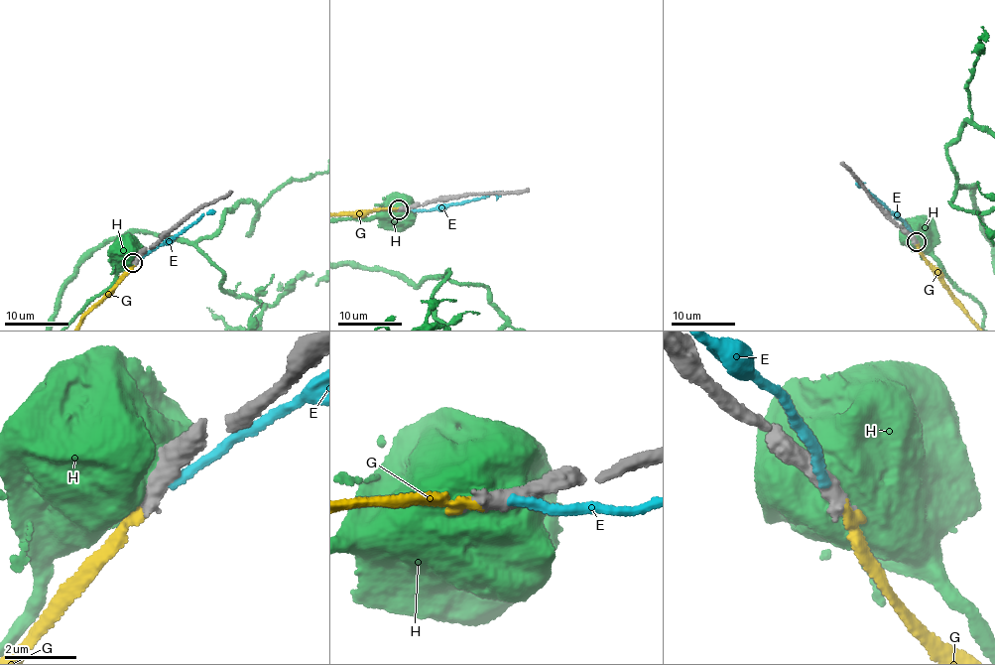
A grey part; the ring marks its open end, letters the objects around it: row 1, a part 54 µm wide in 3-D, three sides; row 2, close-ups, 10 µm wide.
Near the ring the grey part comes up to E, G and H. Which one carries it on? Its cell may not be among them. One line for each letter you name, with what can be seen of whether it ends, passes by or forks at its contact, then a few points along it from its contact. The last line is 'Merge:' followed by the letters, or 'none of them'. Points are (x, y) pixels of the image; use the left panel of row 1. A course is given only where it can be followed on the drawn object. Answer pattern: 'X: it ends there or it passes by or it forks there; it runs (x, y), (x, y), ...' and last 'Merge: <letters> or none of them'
G: it ends there
Merge: G

